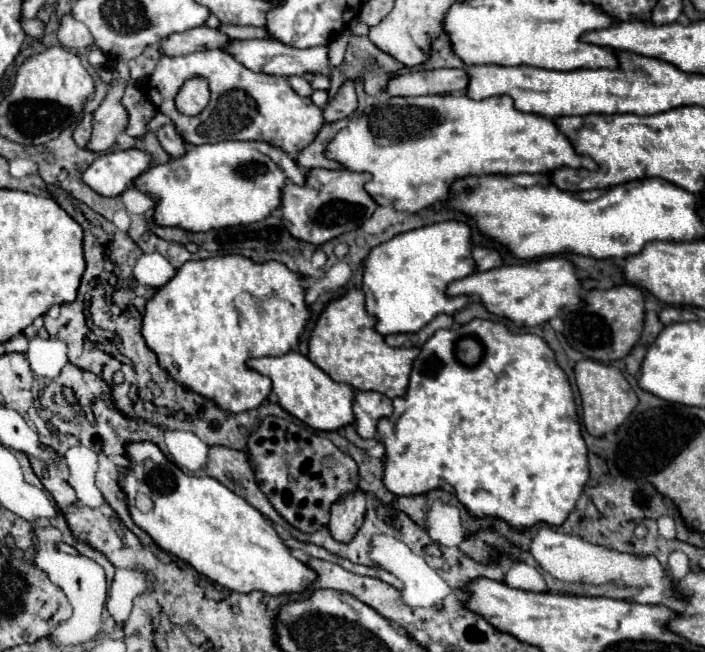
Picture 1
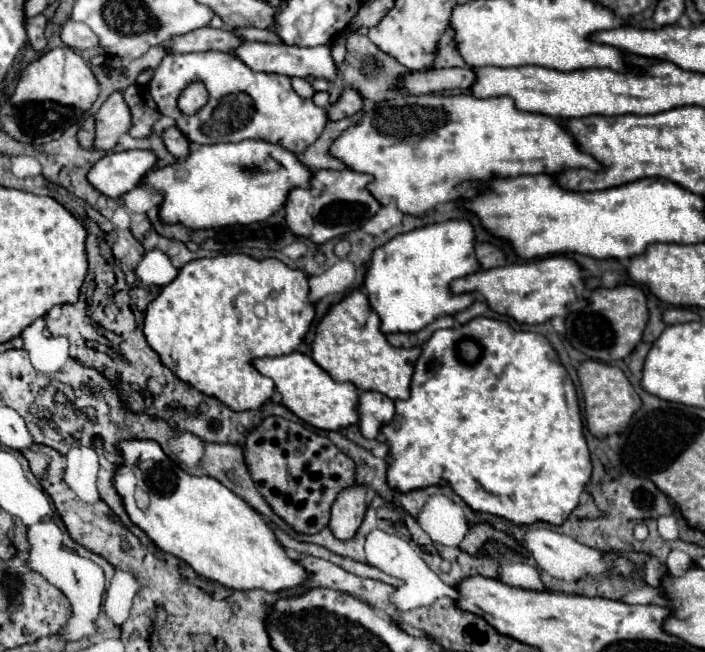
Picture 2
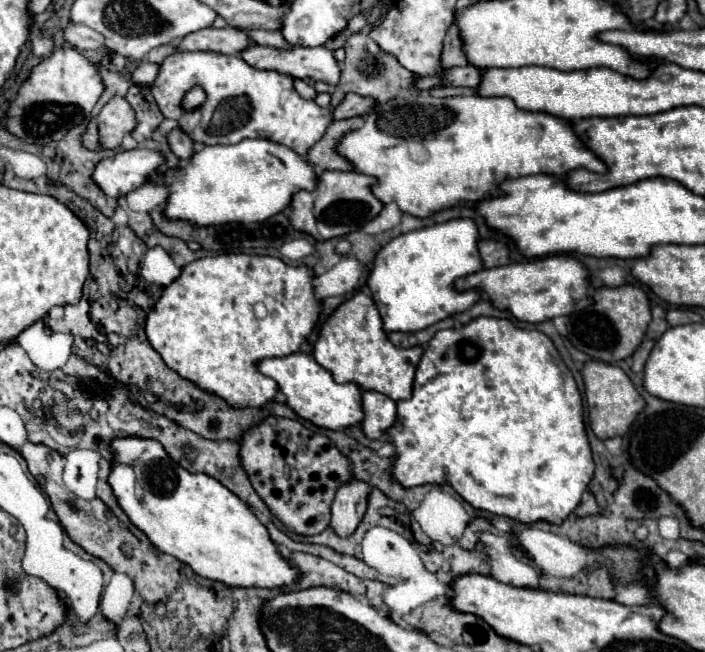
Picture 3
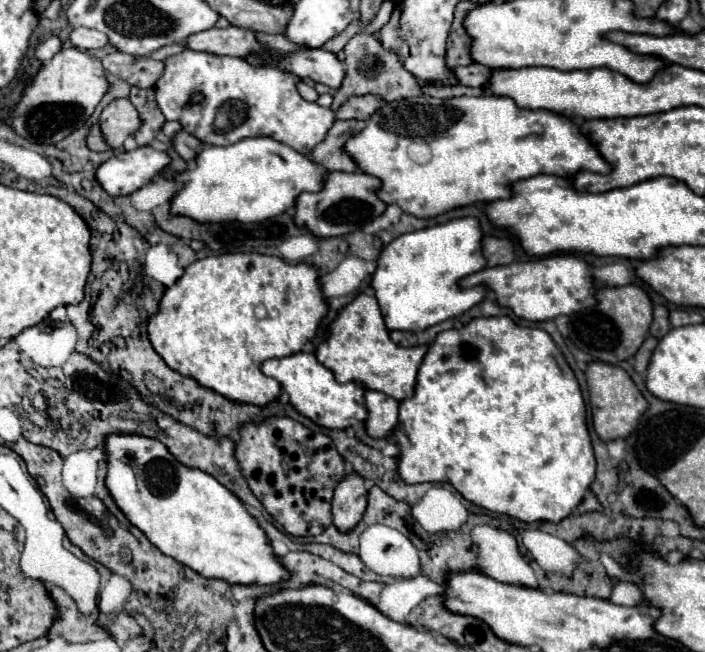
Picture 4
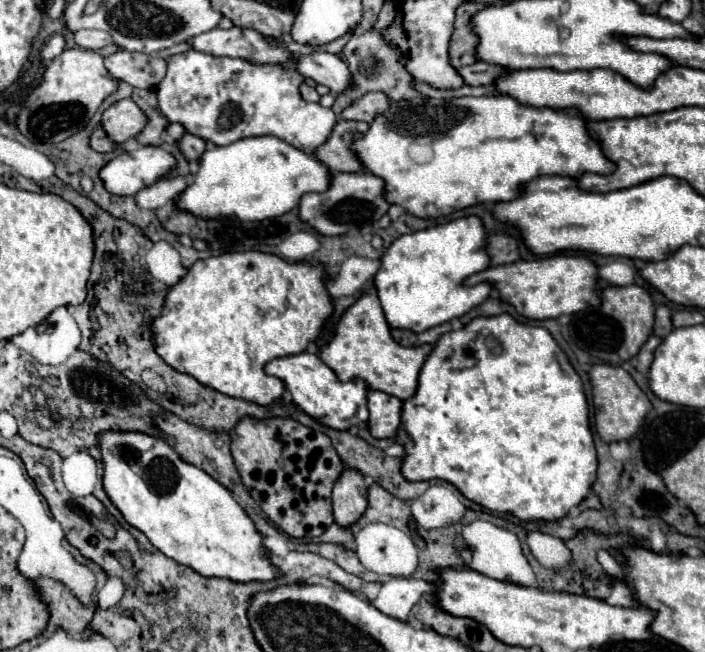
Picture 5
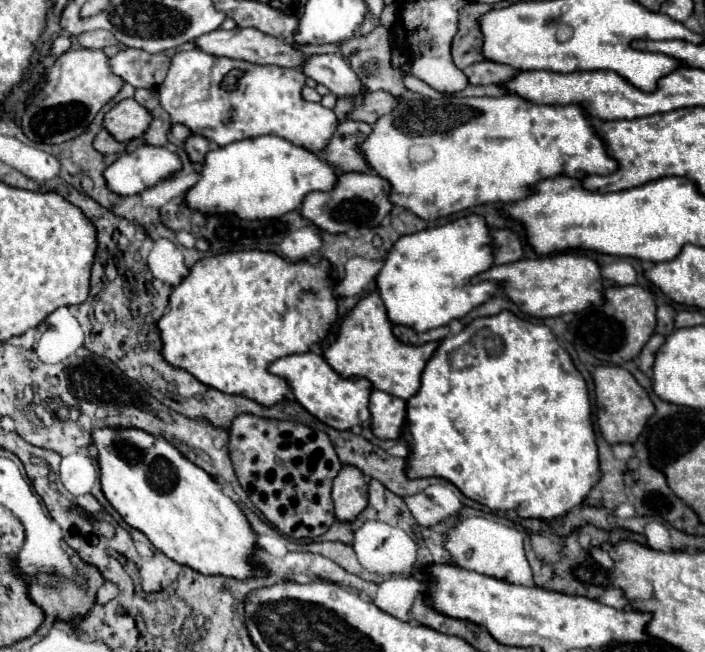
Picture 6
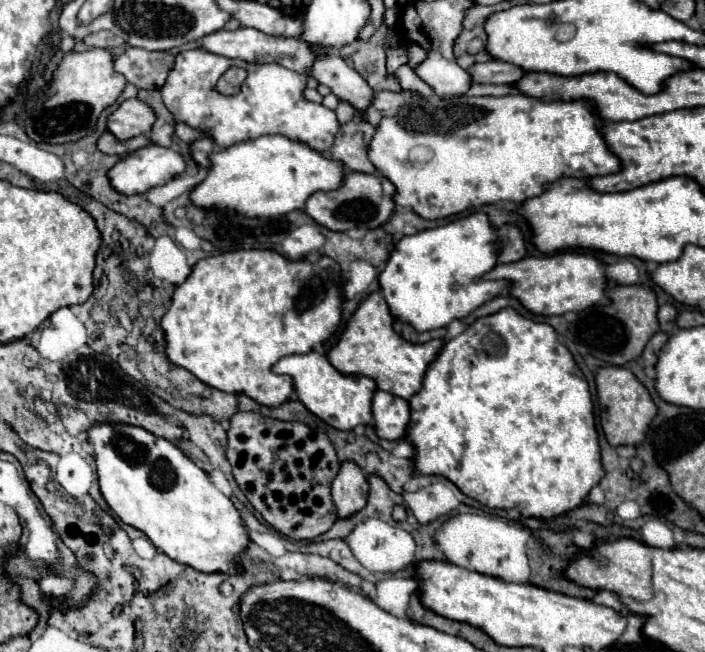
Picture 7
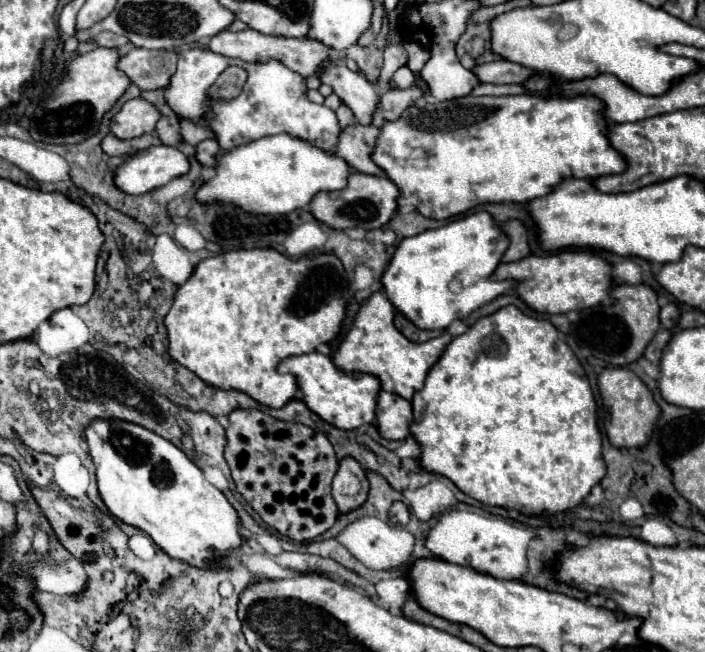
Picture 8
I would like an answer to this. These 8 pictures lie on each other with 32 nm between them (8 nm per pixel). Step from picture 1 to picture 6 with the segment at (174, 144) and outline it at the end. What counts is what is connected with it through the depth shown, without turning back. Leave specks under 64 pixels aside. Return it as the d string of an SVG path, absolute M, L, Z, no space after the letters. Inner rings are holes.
M190 136L186 140L186 152L196 166L204 164L204 156L208 150L210 150L210 140L204 136Z

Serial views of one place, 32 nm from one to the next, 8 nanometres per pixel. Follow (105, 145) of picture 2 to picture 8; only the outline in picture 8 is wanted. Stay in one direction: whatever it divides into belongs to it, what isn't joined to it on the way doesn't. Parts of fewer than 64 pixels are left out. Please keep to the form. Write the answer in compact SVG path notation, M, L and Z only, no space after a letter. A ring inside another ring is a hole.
M134 98L122 106L122 110L114 116L110 128L112 134L120 140L130 140L154 132L158 120L160 112L152 102L144 98Z

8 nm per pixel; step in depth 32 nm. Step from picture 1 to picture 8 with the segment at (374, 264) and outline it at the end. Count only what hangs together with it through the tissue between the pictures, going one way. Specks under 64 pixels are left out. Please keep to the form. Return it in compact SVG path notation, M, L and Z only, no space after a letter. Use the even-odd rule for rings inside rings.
M484 210L418 236L404 238L382 276L386 296L392 300L394 308L404 312L418 328L446 330L454 320L470 316L480 306L518 286L514 280L490 280L508 242L508 236L494 222L492 214Z

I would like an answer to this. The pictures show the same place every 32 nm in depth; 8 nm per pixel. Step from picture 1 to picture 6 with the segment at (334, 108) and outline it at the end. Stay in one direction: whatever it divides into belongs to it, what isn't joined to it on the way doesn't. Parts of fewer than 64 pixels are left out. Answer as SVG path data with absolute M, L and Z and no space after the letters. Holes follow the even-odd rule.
M370 92L368 96L364 96L362 104L356 104L354 112L350 114L350 120L362 120L368 124L376 124L376 120L384 114L390 114L396 104L400 102L400 98L388 94L388 92Z

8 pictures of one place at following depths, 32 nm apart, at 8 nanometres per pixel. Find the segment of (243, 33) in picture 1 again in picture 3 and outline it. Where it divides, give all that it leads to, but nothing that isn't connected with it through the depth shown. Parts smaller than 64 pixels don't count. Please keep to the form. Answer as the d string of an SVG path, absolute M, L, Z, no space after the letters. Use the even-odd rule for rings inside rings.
M250 30L248 34L252 36L252 40L254 40L256 44L262 44L262 46L272 46L272 48L278 48L278 50L288 50L288 48L292 48L292 44L288 44L280 32Z

